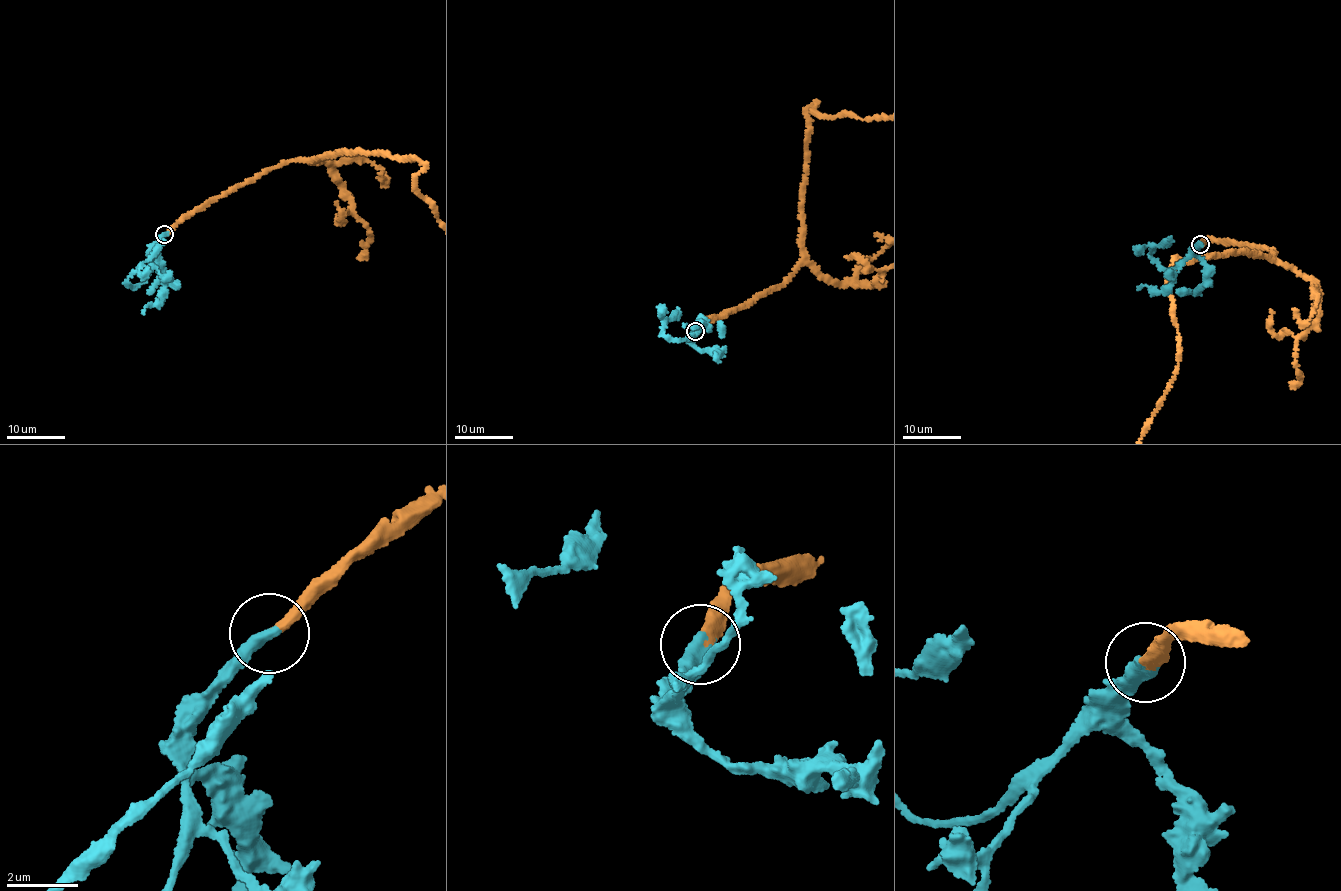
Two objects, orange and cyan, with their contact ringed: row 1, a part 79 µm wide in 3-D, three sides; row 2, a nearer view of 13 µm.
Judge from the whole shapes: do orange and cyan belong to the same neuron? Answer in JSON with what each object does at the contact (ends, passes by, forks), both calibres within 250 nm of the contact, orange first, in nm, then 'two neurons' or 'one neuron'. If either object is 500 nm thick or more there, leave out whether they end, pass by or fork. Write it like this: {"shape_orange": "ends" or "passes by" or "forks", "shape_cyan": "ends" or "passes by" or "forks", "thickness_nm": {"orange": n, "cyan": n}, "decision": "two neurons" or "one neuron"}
{"shape_orange": "ends", "shape_cyan": "ends", "thickness_nm": {"orange": 320, "cyan": 440}, "decision": "one neuron"}

